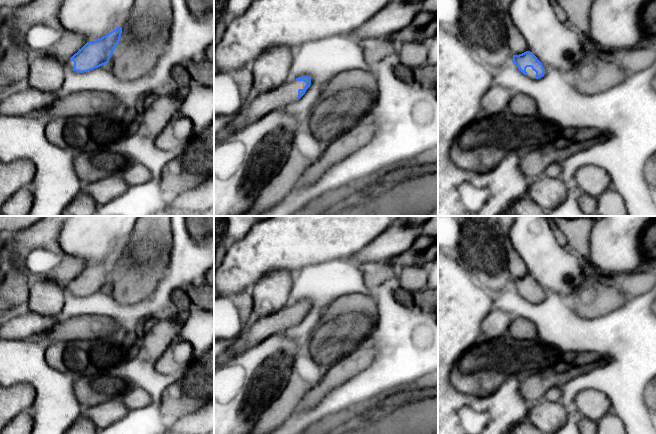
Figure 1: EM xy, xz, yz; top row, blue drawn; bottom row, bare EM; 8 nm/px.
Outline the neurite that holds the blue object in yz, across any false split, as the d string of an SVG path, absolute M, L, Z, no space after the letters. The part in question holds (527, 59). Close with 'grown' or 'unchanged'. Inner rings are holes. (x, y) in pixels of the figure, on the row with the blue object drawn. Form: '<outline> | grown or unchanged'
M530 51L519 55L513 55L512 61L519 70L532 79L540 79L546 73L546 69L537 57Z | grown

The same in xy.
M117 27L105 36L93 42L87 42L65 62L67 68L83 73L107 64L119 44L121 34L122 27Z | grown

